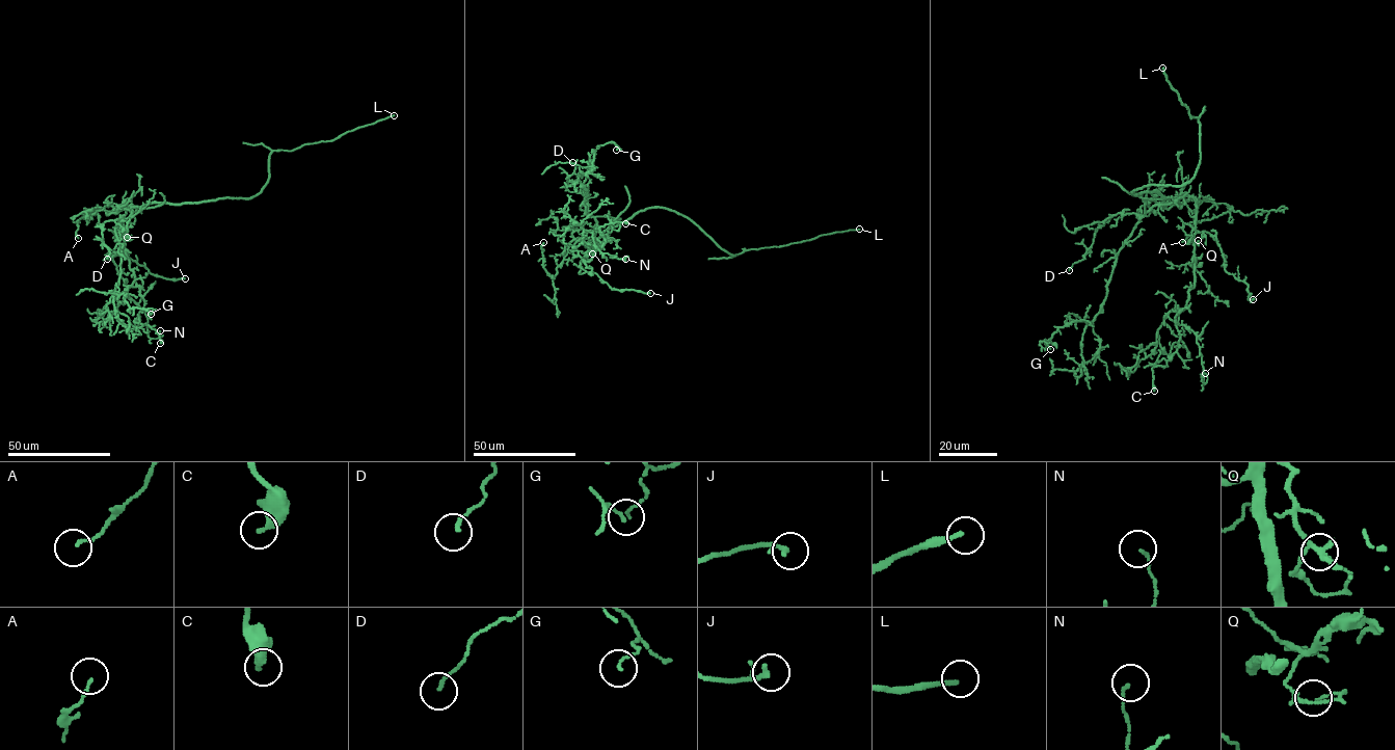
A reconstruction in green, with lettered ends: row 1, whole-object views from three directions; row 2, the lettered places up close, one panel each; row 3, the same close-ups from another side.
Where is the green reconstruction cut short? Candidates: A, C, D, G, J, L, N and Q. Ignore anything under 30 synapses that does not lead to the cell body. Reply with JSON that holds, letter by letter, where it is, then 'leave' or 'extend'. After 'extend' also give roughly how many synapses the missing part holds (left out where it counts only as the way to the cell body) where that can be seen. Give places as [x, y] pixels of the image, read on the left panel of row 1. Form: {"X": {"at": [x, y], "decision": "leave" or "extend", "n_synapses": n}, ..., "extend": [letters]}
{"A": {"at": [78, 238], "decision": "leave"}, "C": {"at": [160, 343], "decision": "leave"}, "D": {"at": [107, 259], "decision": "leave"}, "G": {"at": [151, 314], "decision": "leave"}, "J": {"at": [185, 278], "decision": "leave"}, "L": {"at": [394, 115], "decision": "extend", "n_synapses": 180}, "N": {"at": [160, 330], "decision": "leave"}, "Q": {"at": [127, 237], "decision": "leave"}, "extend": ["L"]}

